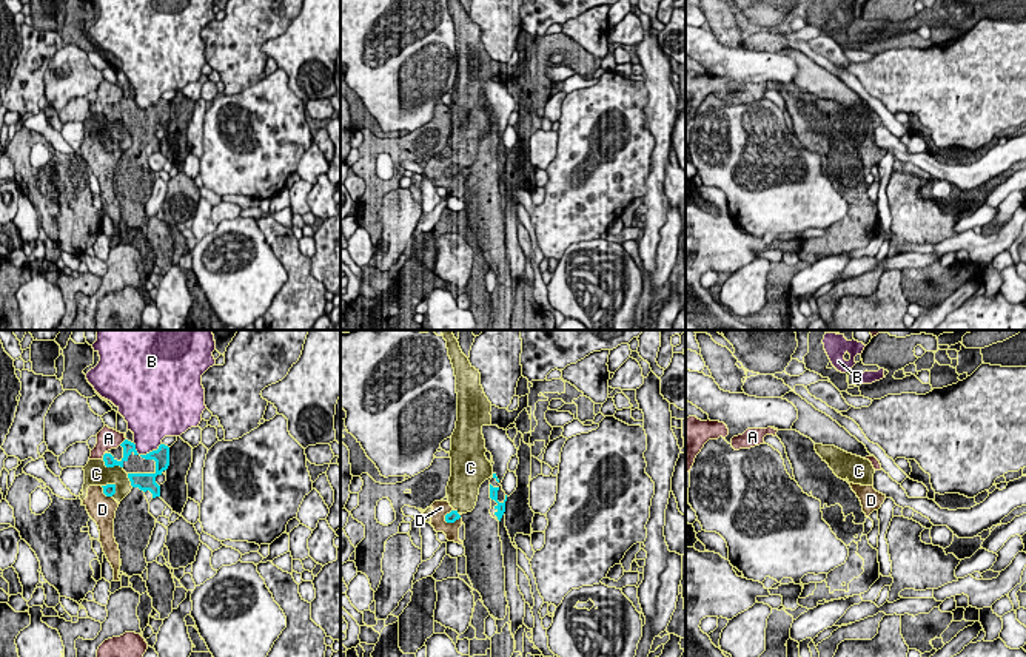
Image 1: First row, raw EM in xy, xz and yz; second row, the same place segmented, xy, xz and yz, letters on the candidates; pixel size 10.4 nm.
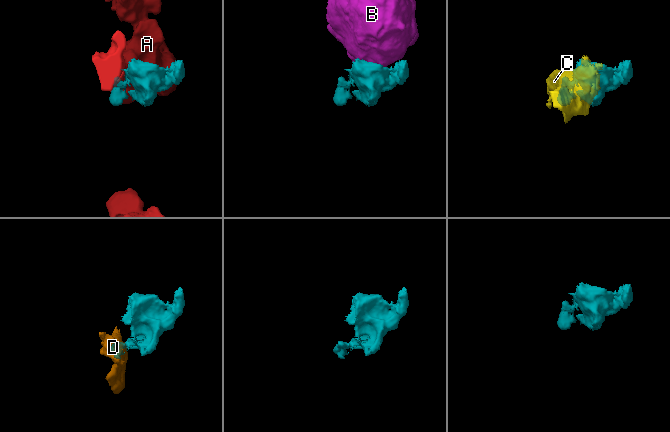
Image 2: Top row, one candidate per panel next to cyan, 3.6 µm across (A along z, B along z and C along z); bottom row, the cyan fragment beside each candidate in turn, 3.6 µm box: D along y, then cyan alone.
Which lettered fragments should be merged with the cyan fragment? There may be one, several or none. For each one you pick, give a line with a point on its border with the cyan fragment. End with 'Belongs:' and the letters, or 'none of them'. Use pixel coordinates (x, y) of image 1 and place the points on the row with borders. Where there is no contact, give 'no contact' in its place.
Belongs: none of them

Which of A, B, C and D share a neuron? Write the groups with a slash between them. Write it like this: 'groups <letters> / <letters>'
groups A / B / C D

